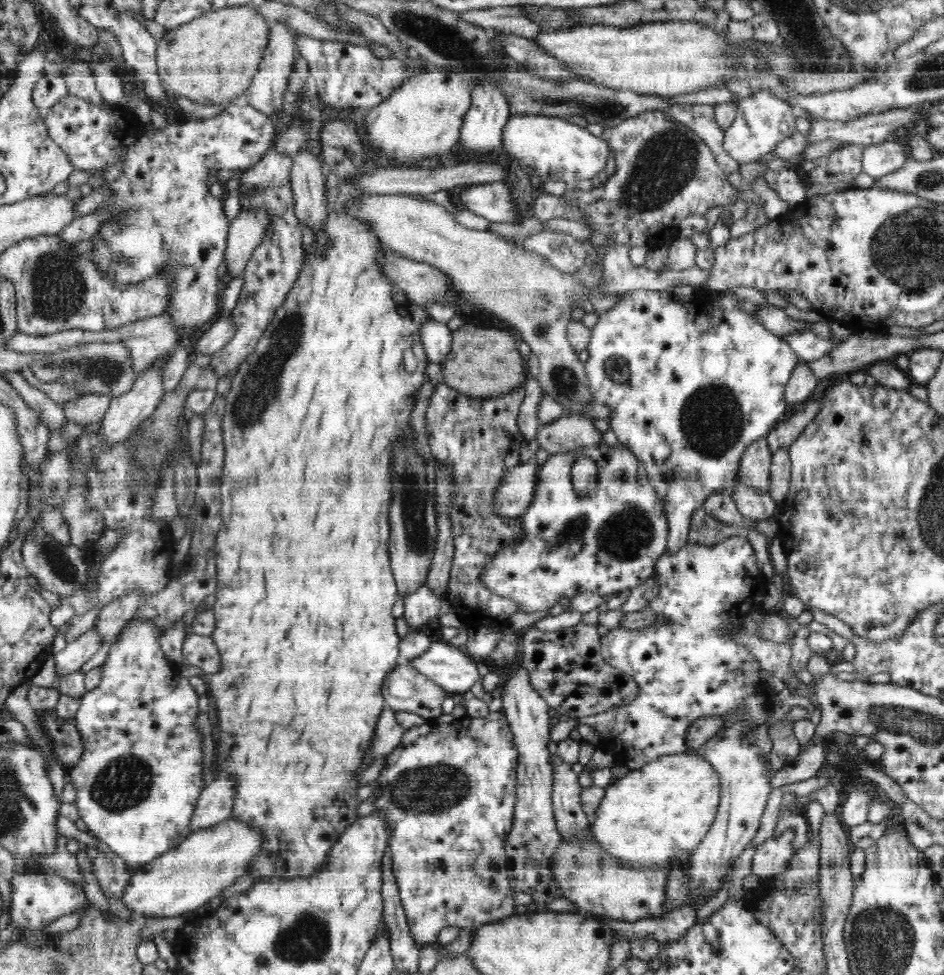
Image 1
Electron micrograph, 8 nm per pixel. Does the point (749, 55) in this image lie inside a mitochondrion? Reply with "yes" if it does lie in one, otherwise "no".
no

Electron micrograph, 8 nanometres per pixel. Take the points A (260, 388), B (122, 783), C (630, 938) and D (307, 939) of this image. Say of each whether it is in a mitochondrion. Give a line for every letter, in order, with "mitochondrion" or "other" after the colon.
A: mitochondrion
B: mitochondrion
C: other
D: mitochondrion

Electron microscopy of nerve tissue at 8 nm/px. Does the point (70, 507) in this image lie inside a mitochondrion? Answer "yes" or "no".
no

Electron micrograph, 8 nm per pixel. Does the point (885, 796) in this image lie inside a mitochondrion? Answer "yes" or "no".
no

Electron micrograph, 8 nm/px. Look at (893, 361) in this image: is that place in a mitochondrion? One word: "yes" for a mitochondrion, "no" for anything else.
no

